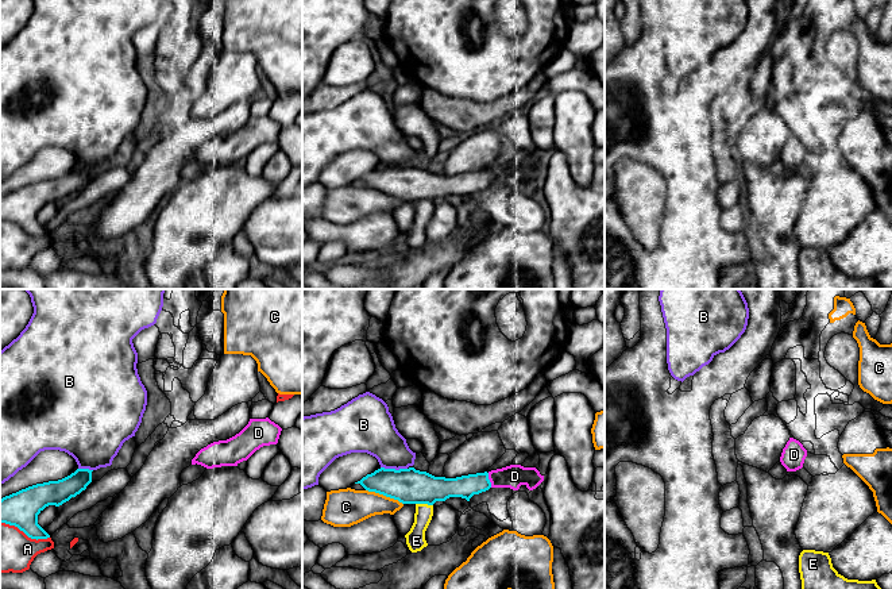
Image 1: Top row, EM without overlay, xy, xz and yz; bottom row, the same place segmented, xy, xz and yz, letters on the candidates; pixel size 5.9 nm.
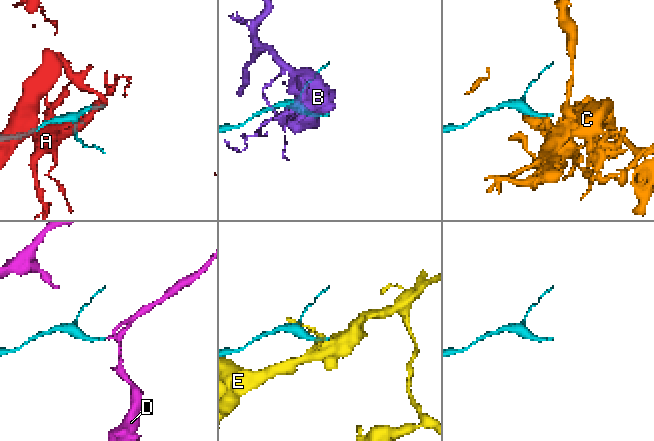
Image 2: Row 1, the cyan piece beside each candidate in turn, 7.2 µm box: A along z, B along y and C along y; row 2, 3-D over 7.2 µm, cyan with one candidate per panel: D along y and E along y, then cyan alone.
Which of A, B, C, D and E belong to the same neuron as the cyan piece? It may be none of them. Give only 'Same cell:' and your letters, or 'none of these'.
Same cell: D

